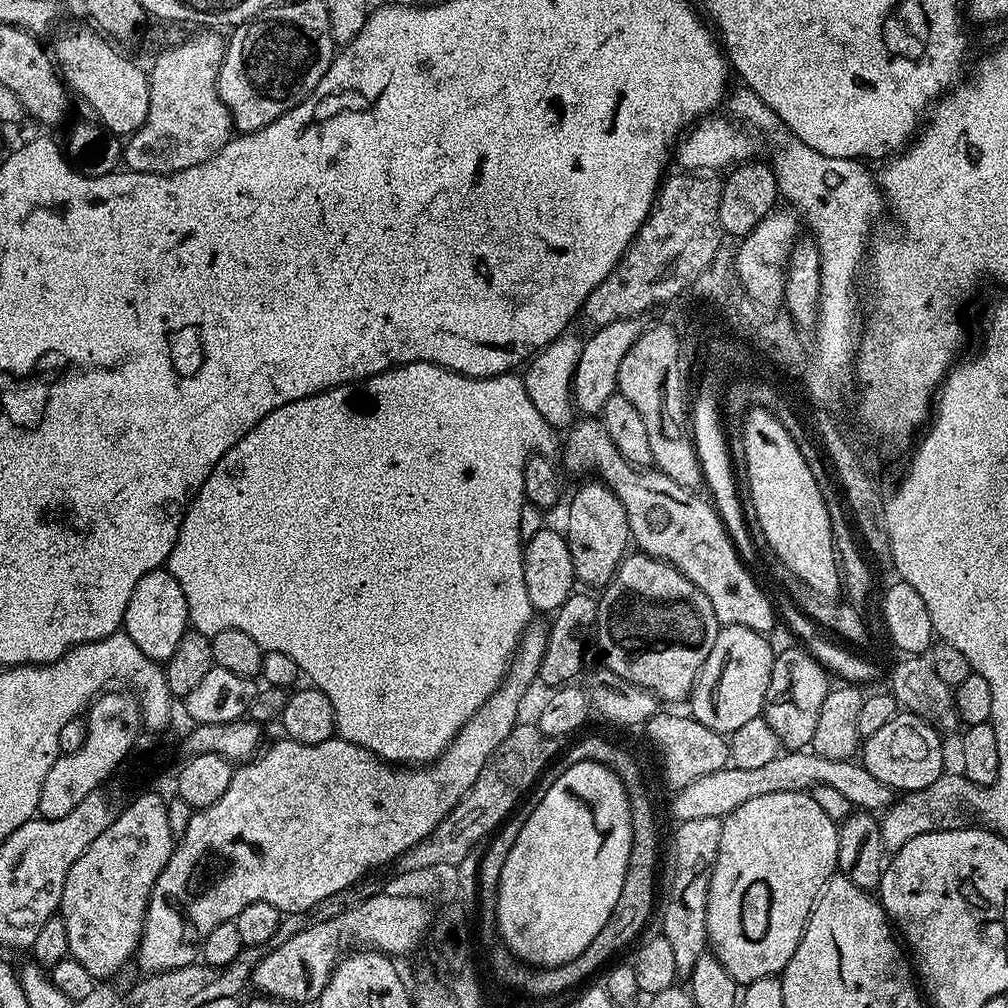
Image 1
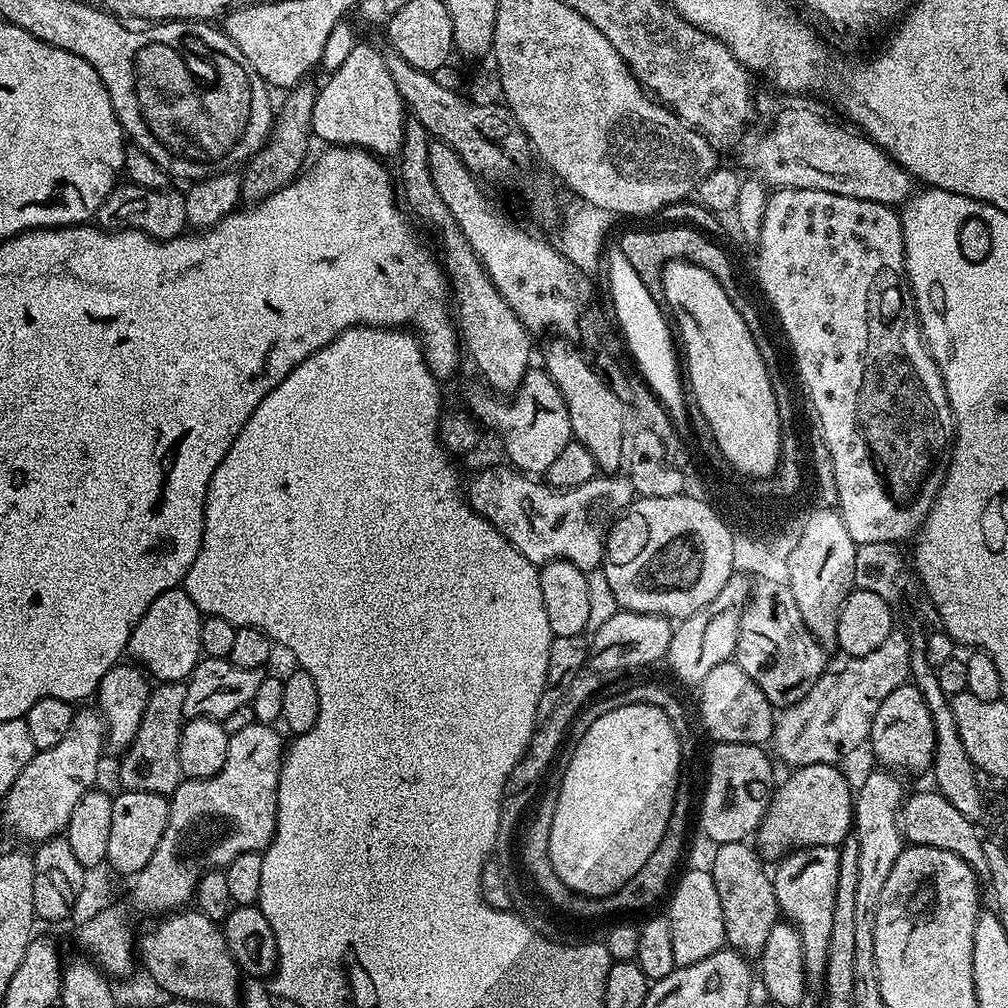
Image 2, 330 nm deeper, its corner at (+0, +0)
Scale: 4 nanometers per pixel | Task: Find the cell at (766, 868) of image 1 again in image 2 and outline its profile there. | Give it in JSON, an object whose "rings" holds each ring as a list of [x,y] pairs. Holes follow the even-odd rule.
{"rings":[[[815,764],[805,768],[797,768],[792,777],[784,785],[775,789],[771,804],[764,813],[764,821],[760,823],[758,837],[758,851],[765,858],[783,857],[798,848],[827,848],[843,844],[854,828],[854,788],[848,785],[846,777],[840,773],[841,769],[835,764]]]}

